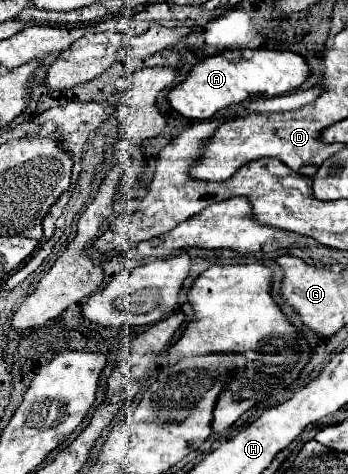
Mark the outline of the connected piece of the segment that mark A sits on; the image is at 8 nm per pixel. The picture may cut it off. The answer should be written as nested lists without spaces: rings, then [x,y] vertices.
[[[236,49],[200,61],[190,75],[168,93],[170,105],[182,117],[210,119],[216,111],[244,103],[252,97],[276,97],[298,89],[310,77],[308,61],[292,51]]]

